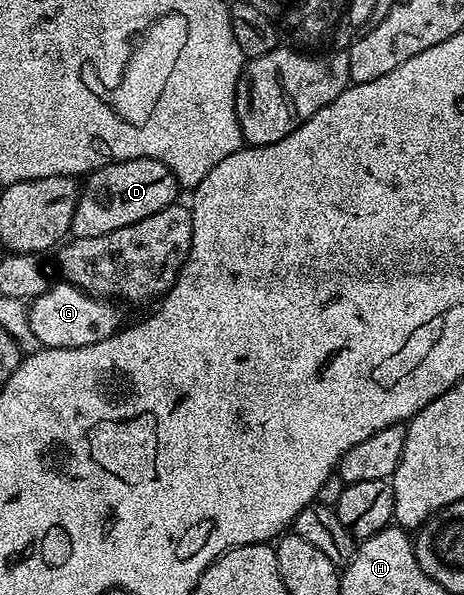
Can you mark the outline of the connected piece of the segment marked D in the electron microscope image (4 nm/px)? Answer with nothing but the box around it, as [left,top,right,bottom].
[69,158,179,238]

